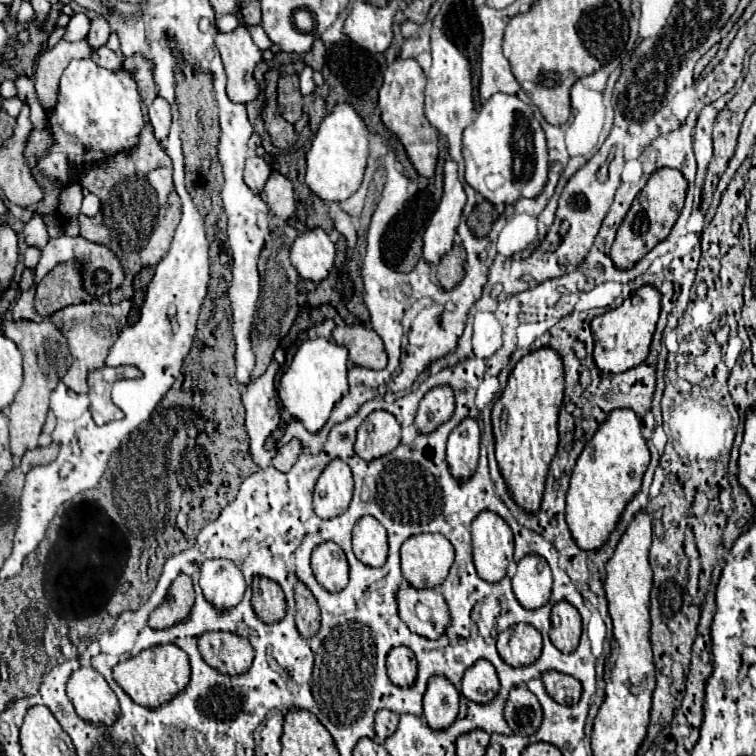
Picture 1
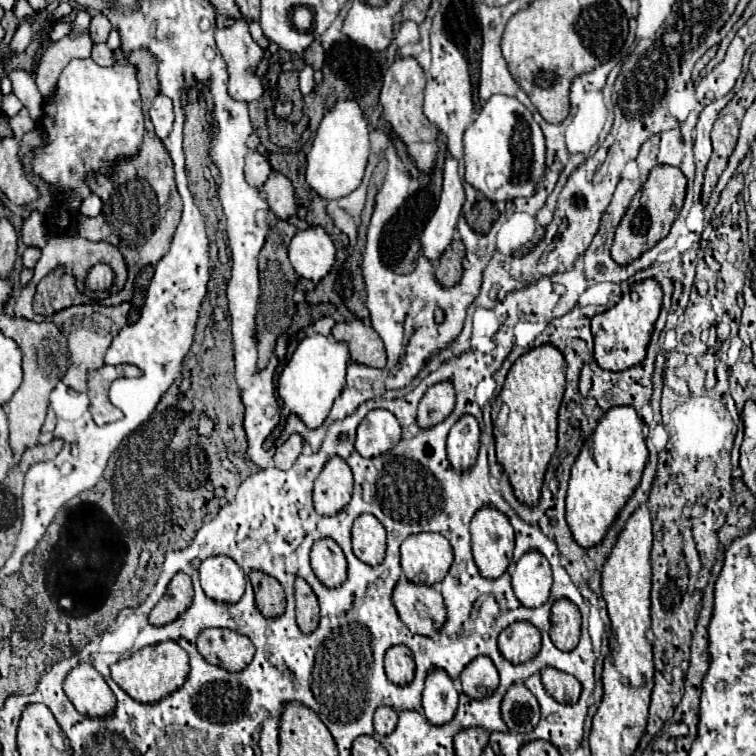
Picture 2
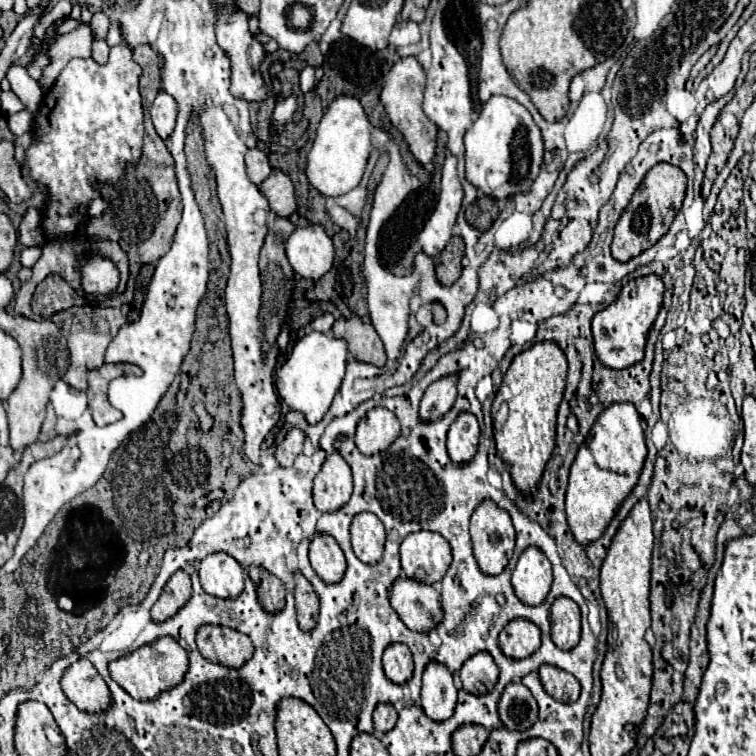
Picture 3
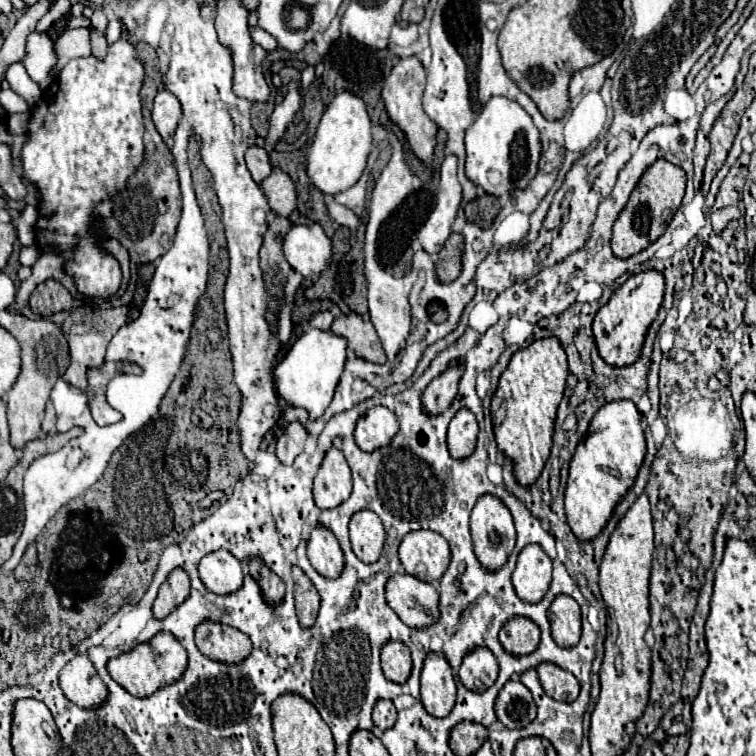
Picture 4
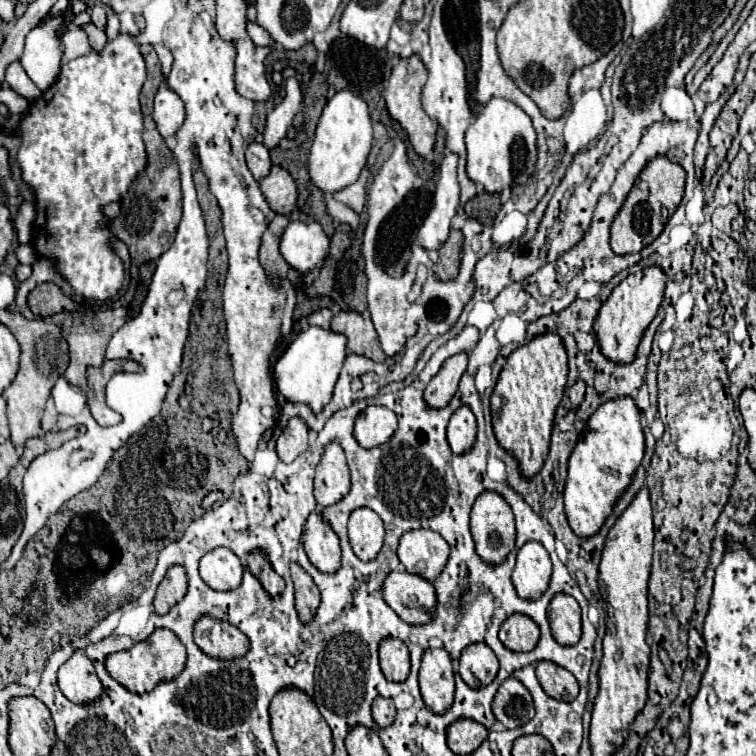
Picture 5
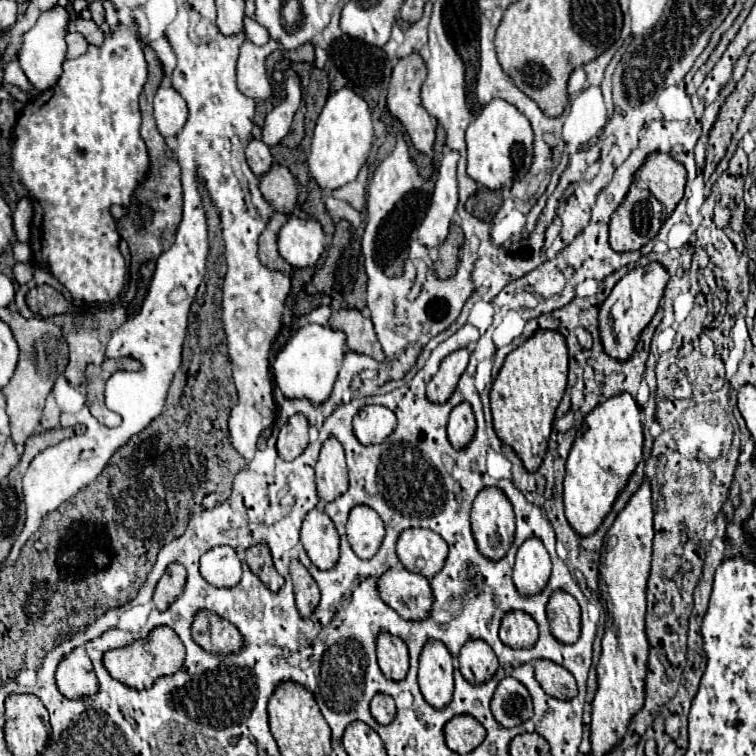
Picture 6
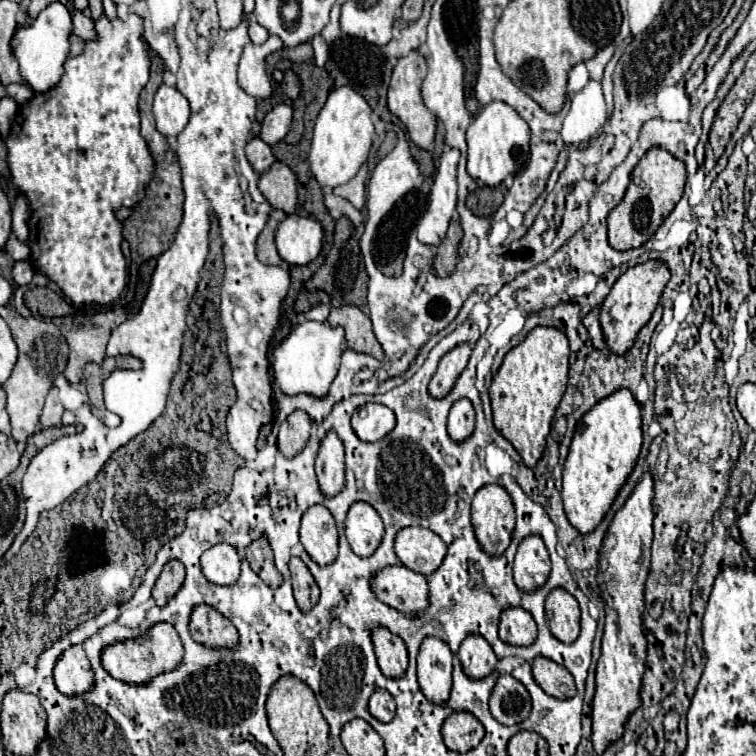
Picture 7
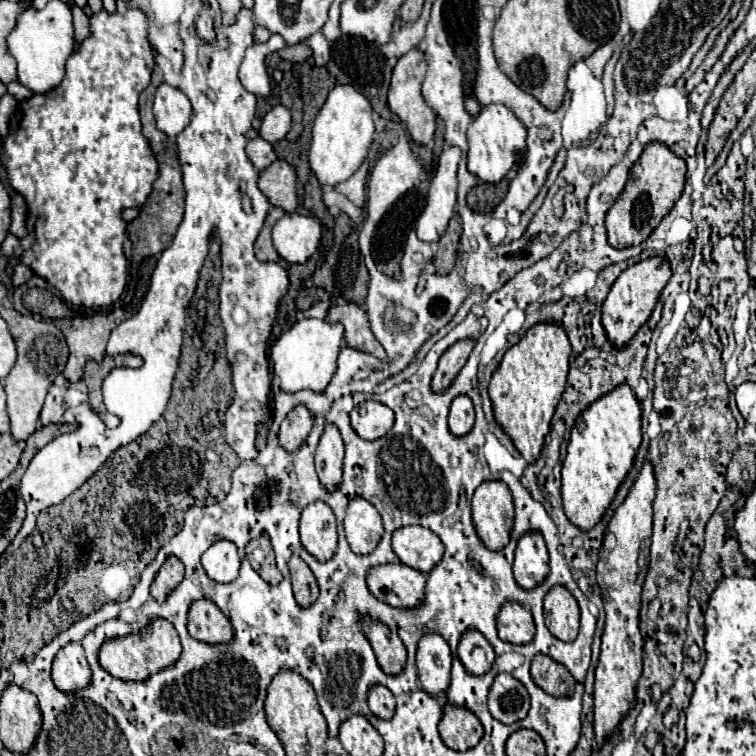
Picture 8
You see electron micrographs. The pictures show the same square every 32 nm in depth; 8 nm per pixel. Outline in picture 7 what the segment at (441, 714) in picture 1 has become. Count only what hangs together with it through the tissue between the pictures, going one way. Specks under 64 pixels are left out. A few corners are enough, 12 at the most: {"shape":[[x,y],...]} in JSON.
{"shape":[[440,638],[418,654],[418,684],[432,704],[448,702],[454,656]]}

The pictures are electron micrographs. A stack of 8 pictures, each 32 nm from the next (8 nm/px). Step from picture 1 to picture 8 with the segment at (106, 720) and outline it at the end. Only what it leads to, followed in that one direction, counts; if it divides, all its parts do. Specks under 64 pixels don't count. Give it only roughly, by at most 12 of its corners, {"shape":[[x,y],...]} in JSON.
{"shape":[[70,642],[56,654],[52,680],[62,692],[88,686],[82,644]]}

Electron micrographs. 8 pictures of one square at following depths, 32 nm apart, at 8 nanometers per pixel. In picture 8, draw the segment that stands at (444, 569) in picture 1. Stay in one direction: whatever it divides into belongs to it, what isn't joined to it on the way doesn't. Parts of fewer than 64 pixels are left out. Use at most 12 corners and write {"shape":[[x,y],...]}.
{"shape":[[424,526],[392,536],[400,562],[428,574],[444,556],[442,540]]}

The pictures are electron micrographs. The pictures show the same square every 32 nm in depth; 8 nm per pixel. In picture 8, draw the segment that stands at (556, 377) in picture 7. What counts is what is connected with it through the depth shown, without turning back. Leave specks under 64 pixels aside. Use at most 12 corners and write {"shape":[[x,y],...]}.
{"shape":[[536,324],[504,354],[494,420],[528,464],[566,388],[560,326]]}

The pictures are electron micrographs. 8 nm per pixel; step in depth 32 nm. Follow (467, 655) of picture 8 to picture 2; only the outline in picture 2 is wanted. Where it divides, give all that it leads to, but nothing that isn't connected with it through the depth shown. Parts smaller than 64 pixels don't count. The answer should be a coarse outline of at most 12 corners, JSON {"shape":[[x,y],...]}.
{"shape":[[478,656],[460,674],[462,692],[474,700],[492,696],[498,672]]}

